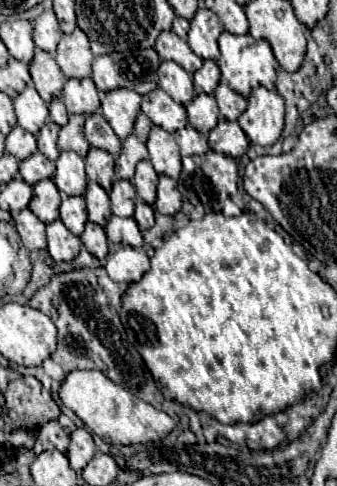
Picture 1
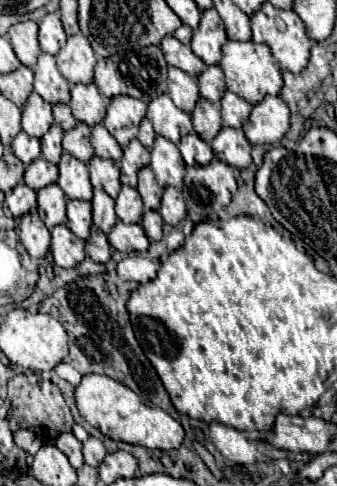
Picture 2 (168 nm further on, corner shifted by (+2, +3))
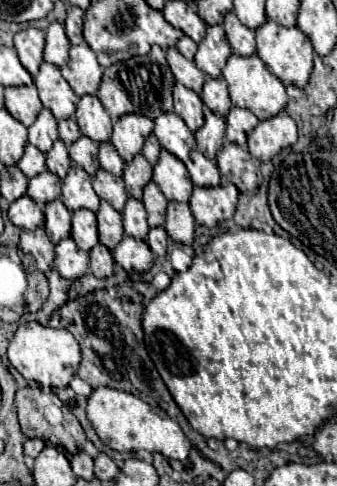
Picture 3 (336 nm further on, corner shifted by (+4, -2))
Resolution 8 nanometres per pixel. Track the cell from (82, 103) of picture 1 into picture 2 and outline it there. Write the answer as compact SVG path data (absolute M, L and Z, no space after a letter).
M92 82L90 84L72 84L70 94L72 98L68 106L76 120L86 122L88 126L102 122L102 116L106 116L106 102Z

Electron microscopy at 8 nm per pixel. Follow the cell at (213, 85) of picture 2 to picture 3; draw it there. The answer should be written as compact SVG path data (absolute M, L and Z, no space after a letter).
M206 79L200 97L206 103L206 107L214 115L220 115L220 117L226 117L230 107L232 107L232 101L228 97L228 89L226 89L224 79Z

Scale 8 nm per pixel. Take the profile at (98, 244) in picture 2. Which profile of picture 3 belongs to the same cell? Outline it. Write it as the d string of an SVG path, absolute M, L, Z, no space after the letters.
M100 243L90 251L90 271L94 277L100 277L100 279L114 275L114 257Z

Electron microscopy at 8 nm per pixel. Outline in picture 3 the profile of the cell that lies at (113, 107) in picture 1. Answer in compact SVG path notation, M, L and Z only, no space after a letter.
M130 113L120 117L114 123L114 135L112 135L112 145L116 147L116 151L120 153L120 157L130 163L134 159L134 155L138 155L144 147L146 137L152 133L154 129L154 121L138 115L138 113Z

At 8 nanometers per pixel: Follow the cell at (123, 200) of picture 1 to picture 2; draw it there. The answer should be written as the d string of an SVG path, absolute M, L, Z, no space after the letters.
M122 186L120 188L120 194L116 198L116 216L122 220L122 222L138 222L142 218L142 200L140 200L140 194L136 188L132 186Z

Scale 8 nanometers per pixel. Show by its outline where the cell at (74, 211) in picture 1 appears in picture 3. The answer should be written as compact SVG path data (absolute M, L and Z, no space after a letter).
M88 209L74 211L74 217L72 217L72 239L84 251L90 251L98 243L96 215L92 211L88 211Z

